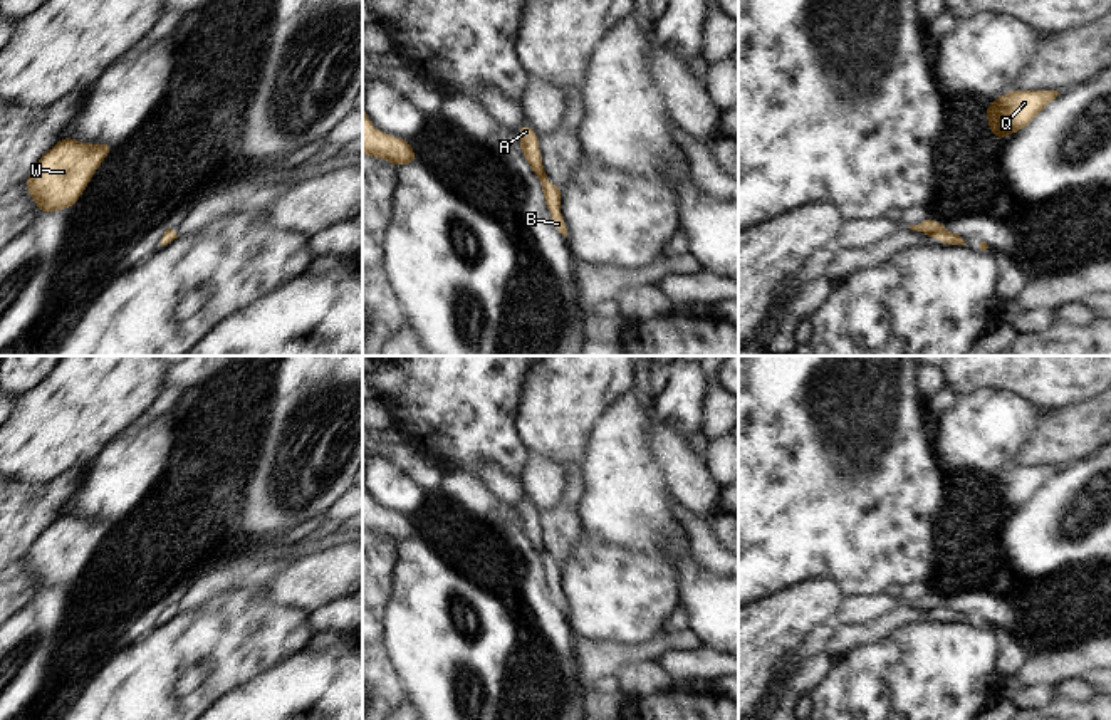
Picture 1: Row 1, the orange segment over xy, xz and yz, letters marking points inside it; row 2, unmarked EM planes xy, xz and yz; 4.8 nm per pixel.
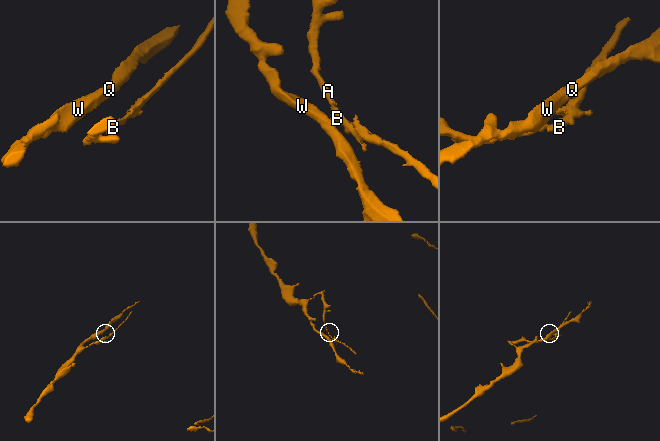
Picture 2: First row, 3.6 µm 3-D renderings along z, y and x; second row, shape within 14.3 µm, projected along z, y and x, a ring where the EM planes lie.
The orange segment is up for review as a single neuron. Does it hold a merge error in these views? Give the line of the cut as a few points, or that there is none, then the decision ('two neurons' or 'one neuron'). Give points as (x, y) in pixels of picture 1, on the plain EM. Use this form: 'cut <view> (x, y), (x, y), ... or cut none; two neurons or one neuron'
cut yz (945, 605), (937, 613); two neurons

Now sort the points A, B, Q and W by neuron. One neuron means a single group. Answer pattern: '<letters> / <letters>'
A Q W / B

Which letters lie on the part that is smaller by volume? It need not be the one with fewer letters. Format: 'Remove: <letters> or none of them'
Remove: B

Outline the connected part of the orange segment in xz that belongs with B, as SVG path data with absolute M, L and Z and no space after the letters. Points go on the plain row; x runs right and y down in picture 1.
M549 557L540 559L540 564L544 567L544 579L547 581L547 586L552 592L550 601L557 604L564 613L567 613L567 604L561 587L561 572L564 564L556 562Z

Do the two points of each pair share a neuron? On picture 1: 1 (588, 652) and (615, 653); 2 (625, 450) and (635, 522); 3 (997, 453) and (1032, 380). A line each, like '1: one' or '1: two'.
1: one
2: one
3: two

